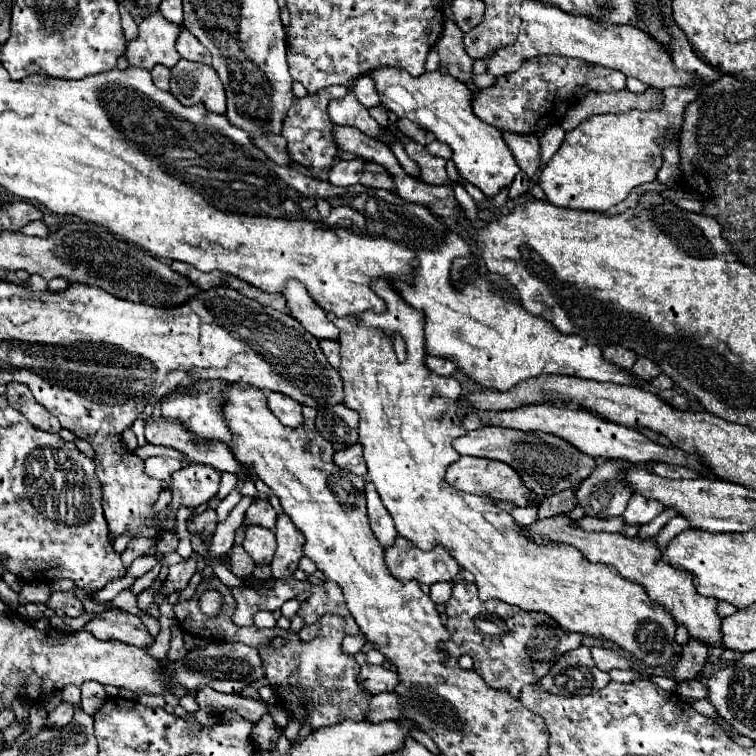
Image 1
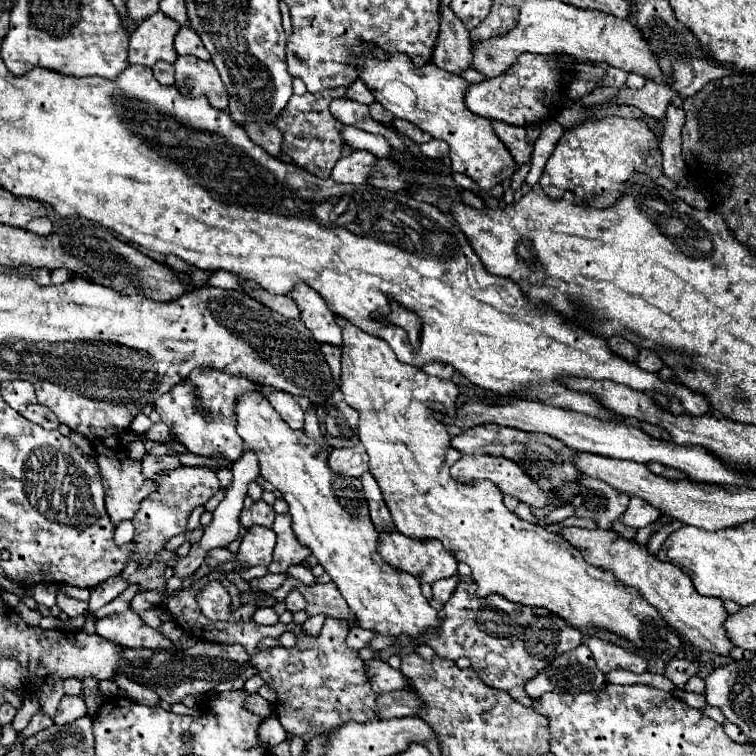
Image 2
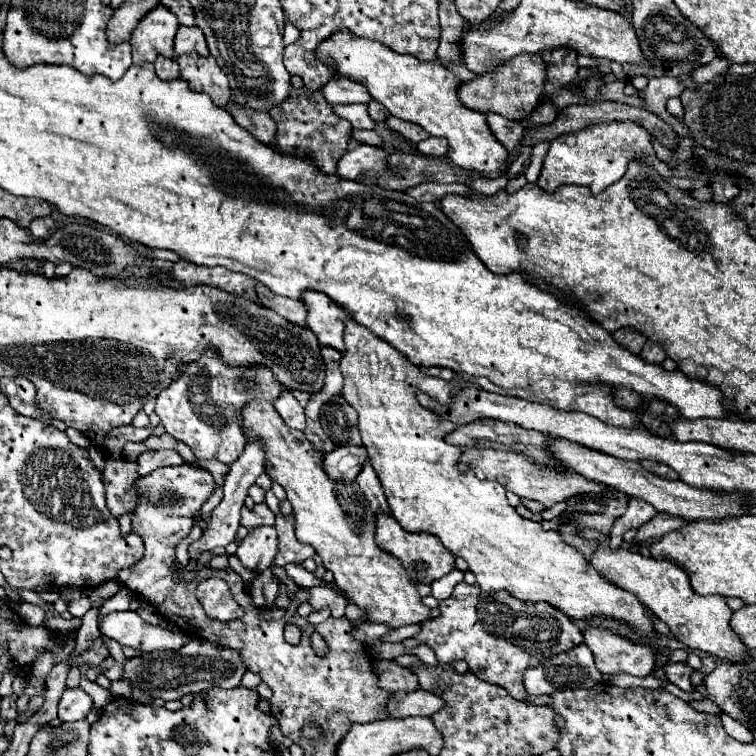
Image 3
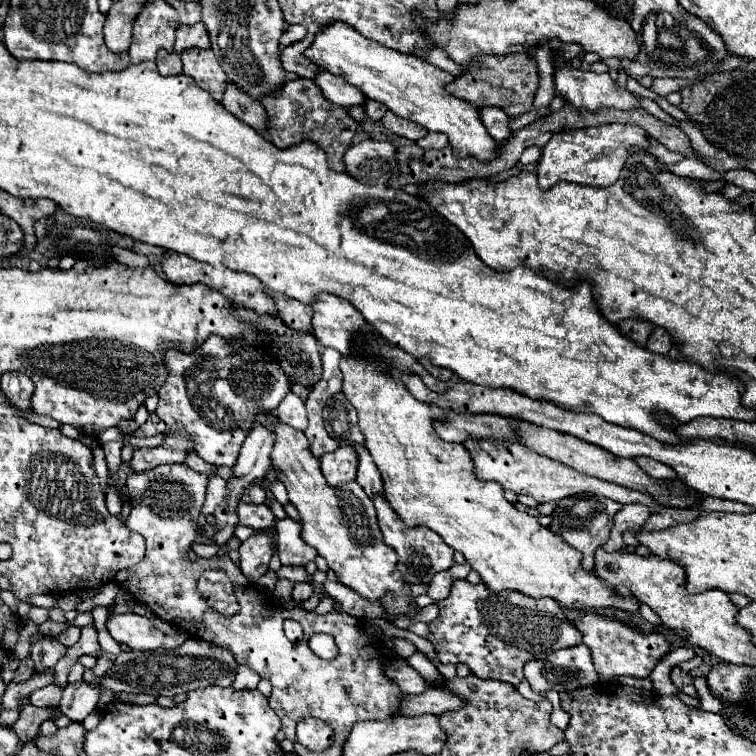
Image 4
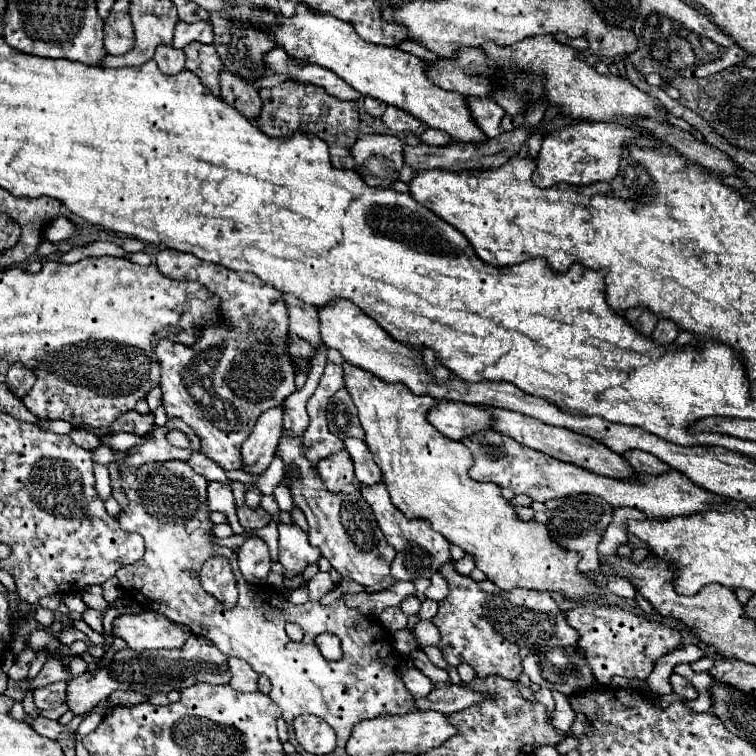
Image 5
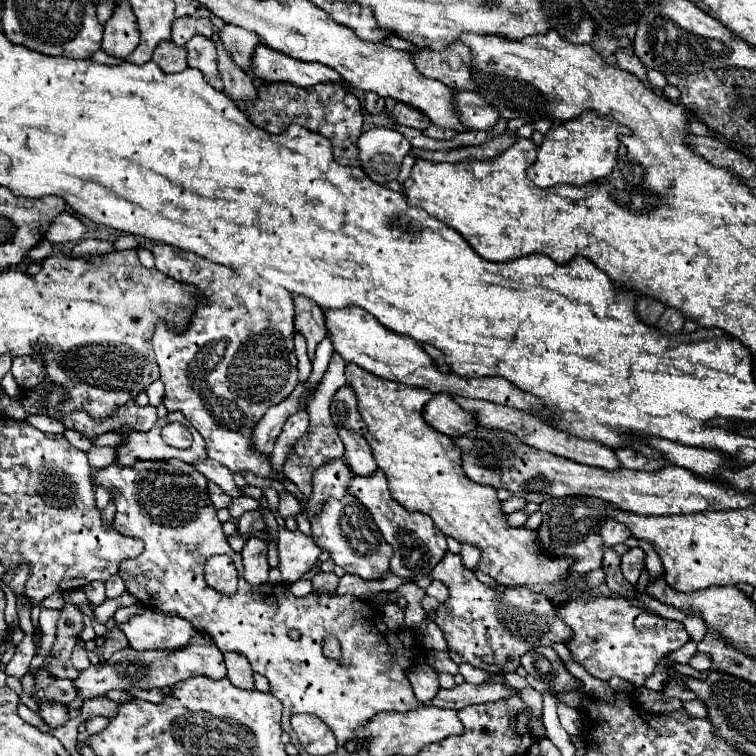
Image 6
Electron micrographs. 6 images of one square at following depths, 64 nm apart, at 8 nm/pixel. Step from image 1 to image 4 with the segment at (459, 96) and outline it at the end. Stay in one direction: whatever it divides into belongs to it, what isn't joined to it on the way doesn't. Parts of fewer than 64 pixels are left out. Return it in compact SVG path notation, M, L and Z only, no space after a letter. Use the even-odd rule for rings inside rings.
M338 22L320 28L312 46L304 50L304 56L330 74L342 76L348 84L362 90L366 98L386 104L394 114L412 120L430 132L444 132L460 156L472 154L478 160L488 160L496 152L496 142L480 122L476 106L446 92L444 86L452 80L452 74L420 60L418 56L392 52L390 48L360 36L352 26Z

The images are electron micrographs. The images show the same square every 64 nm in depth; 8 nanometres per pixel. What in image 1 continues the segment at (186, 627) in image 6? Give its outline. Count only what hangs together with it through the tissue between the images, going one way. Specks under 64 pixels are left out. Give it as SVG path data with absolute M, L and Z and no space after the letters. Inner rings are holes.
M110 608L100 616L94 616L84 630L92 632L98 640L118 640L138 648L148 648L154 644L154 636L148 632L142 620L118 608Z

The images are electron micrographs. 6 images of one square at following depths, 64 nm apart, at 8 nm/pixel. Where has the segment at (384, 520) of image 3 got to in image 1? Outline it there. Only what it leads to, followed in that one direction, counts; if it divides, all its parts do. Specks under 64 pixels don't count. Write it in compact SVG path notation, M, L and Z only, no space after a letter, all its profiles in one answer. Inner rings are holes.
M398 536L396 544L384 552L384 562L398 580L418 580L428 586L436 582L450 582L460 572L458 562L442 546L434 546L424 552L402 536Z

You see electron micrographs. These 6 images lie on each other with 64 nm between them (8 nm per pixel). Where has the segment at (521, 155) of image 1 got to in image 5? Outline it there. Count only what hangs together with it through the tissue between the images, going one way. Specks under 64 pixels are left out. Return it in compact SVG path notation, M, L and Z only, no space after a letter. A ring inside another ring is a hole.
M468 96L466 98L466 104L468 104L468 110L472 114L472 120L476 122L476 126L488 136L488 138L496 138L500 136L502 128L500 128L500 120L504 116L504 110L494 104L492 100L488 98L476 98L476 96Z

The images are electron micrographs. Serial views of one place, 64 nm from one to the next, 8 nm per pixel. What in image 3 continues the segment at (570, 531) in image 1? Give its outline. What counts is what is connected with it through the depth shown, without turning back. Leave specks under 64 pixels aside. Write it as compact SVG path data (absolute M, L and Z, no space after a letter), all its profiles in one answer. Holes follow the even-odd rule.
M584 530L580 534L584 538L600 540L596 552L592 554L592 562L590 562L600 572L600 576L604 576L612 584L636 594L638 600L646 608L650 608L662 622L666 622L670 632L680 642L684 642L688 648L708 652L712 656L718 656L718 658L734 662L734 664L752 660L752 656L748 654L748 646L730 628L730 618L732 618L734 612L726 604L724 596L694 594L692 588L690 588L688 574L670 560L646 558L640 552L632 552L630 548L624 548L624 546L618 548L618 550L610 550L608 548L608 538L602 536L596 530L588 530L588 532Z

